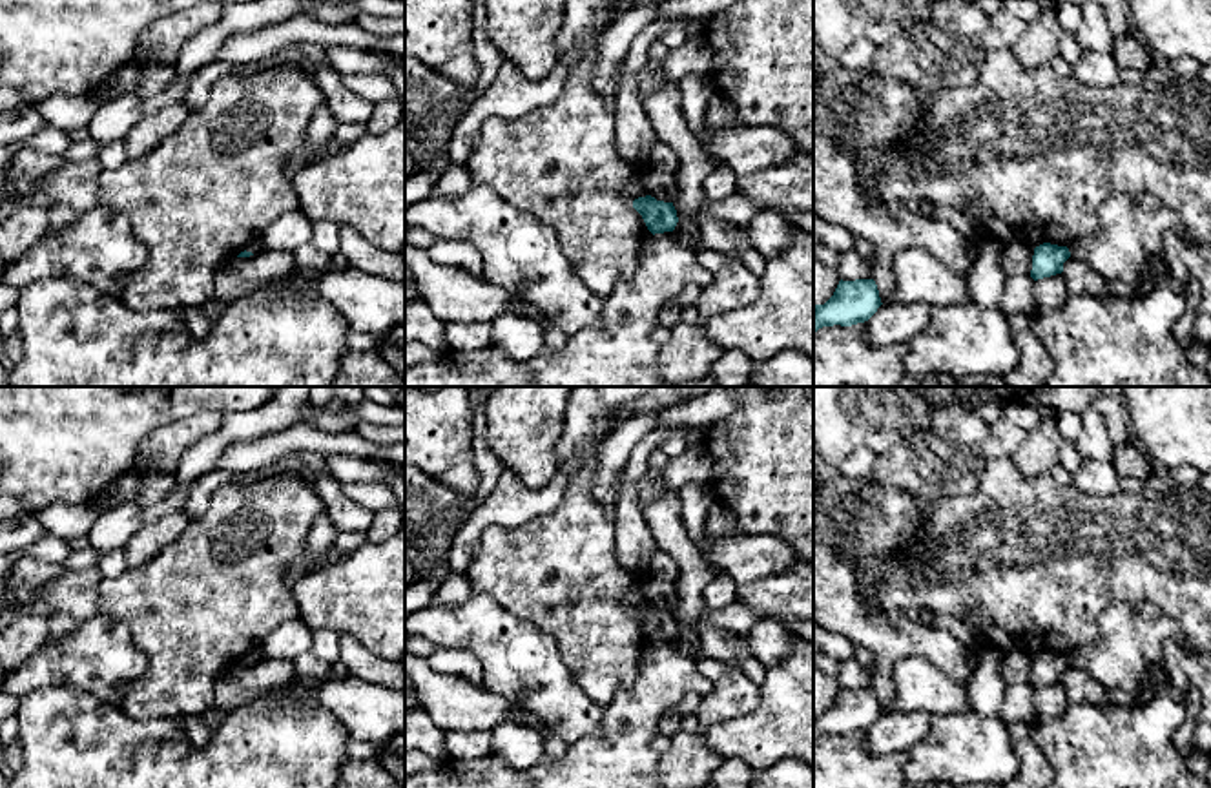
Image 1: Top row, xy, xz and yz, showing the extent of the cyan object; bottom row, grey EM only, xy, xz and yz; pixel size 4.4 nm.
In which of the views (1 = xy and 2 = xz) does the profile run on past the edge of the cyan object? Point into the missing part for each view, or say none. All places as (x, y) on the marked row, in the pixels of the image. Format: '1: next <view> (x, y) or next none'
1: next none
2: next none

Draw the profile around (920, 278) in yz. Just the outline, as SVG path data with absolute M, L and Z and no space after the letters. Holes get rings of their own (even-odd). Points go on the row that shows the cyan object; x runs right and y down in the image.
M906 248L892 261L895 281L888 303L928 303L934 308L956 305L968 297L967 283L945 263L921 248Z

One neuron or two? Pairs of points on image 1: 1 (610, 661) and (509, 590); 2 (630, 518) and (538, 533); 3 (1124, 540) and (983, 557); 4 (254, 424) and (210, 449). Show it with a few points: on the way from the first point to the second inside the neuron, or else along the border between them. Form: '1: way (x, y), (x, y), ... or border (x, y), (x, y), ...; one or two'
1: way (589, 635), (544, 590), (535, 590); one
2: border (613, 506), (613, 546), (615, 557), (621, 562); two
3: way (1089, 551), (1066, 557), (1018, 557); one
4: way (243, 425), (234, 427), (221, 438); one

